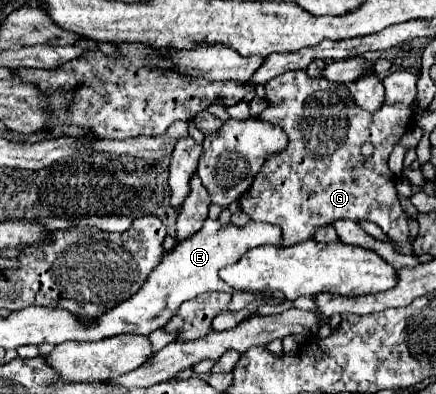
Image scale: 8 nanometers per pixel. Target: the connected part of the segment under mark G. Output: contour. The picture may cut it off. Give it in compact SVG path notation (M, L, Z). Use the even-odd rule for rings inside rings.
M287 71L279 77L273 77L265 83L265 101L267 109L259 115L259 119L281 127L289 143L281 155L271 155L259 175L255 177L253 189L239 201L241 209L253 221L265 221L279 225L283 229L283 245L295 245L301 241L311 239L317 227L331 225L335 219L369 219L379 225L393 243L405 243L409 239L409 225L407 215L403 213L397 191L395 191L395 177L387 167L387 157L393 147L399 143L403 133L415 119L415 95L417 95L417 79L419 75L413 71L393 71L383 79L385 87L385 101L379 111L369 113L363 111L353 99L351 93L343 83L333 83L323 77L311 79L305 71ZM371 143L375 147L373 157L361 157L361 145Z

